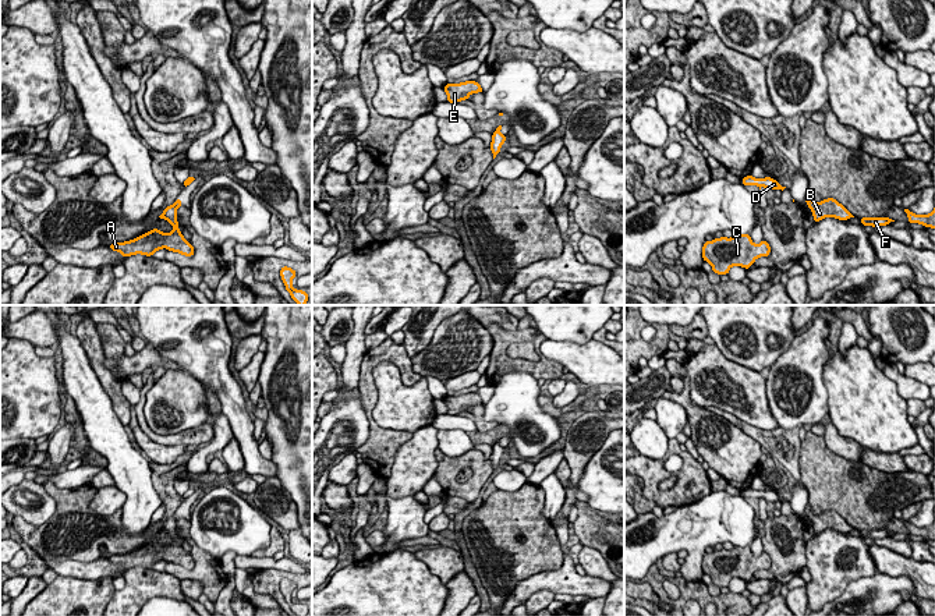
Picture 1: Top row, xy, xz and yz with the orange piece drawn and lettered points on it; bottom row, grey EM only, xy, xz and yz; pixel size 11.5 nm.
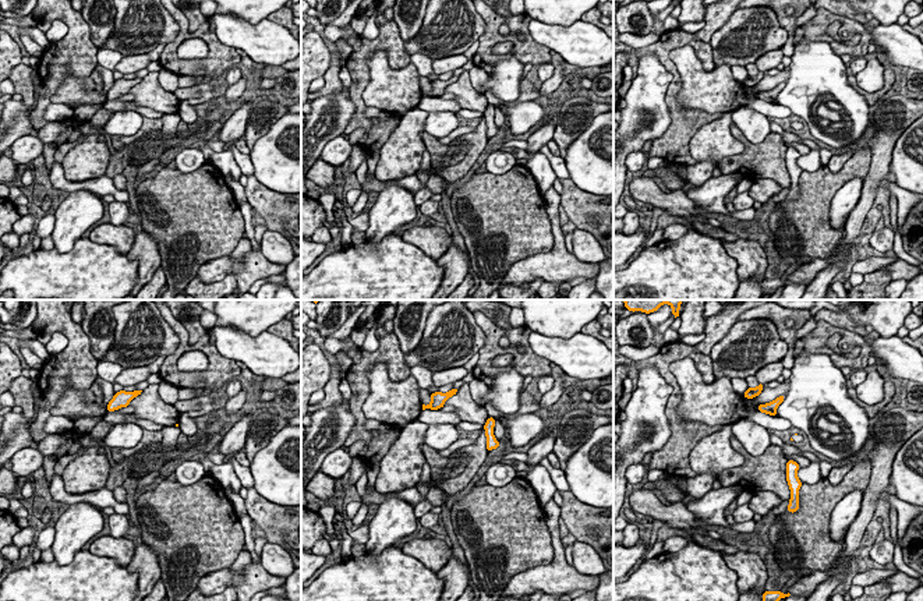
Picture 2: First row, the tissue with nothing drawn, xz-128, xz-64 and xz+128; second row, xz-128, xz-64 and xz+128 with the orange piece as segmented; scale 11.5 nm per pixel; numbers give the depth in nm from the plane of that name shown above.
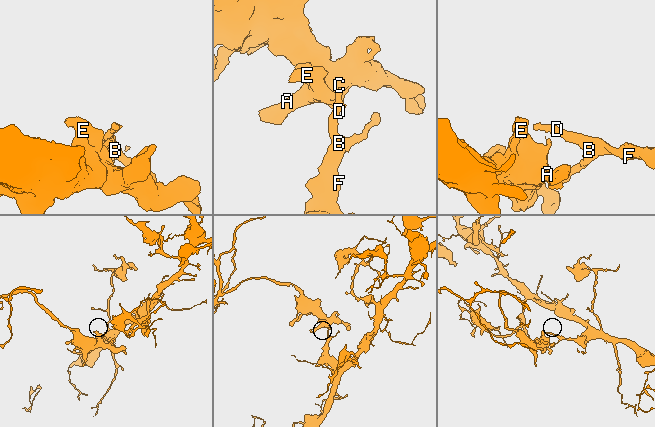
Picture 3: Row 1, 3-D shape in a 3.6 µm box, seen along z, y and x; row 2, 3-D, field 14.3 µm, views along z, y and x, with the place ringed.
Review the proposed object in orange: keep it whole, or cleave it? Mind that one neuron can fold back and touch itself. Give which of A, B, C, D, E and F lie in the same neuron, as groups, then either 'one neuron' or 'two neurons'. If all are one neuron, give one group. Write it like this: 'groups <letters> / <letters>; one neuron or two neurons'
groups A C E / B D F; two neurons

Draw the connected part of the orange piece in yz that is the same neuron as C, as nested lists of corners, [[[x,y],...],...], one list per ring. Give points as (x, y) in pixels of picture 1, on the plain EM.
[[[734,546],[732,550],[720,549],[712,553],[705,553],[702,559],[702,571],[709,574],[712,584],[729,587],[732,578],[737,577],[744,581],[750,581],[754,573],[761,569],[769,569],[771,557],[762,552],[759,556],[754,556],[748,546]]]

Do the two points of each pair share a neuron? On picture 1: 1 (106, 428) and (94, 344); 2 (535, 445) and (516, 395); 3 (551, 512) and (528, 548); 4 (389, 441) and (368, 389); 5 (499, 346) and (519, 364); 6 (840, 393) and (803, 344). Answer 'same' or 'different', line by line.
1: different
2: same
3: different
4: same
5: same
6: different

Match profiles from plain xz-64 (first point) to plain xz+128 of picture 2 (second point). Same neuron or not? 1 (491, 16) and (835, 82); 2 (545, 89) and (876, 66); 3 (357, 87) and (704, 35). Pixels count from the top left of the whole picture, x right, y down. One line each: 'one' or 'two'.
1: two
2: one
3: two

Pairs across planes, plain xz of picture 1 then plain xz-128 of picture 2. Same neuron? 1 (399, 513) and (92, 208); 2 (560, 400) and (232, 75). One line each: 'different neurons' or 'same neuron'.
1: same neuron
2: different neurons

